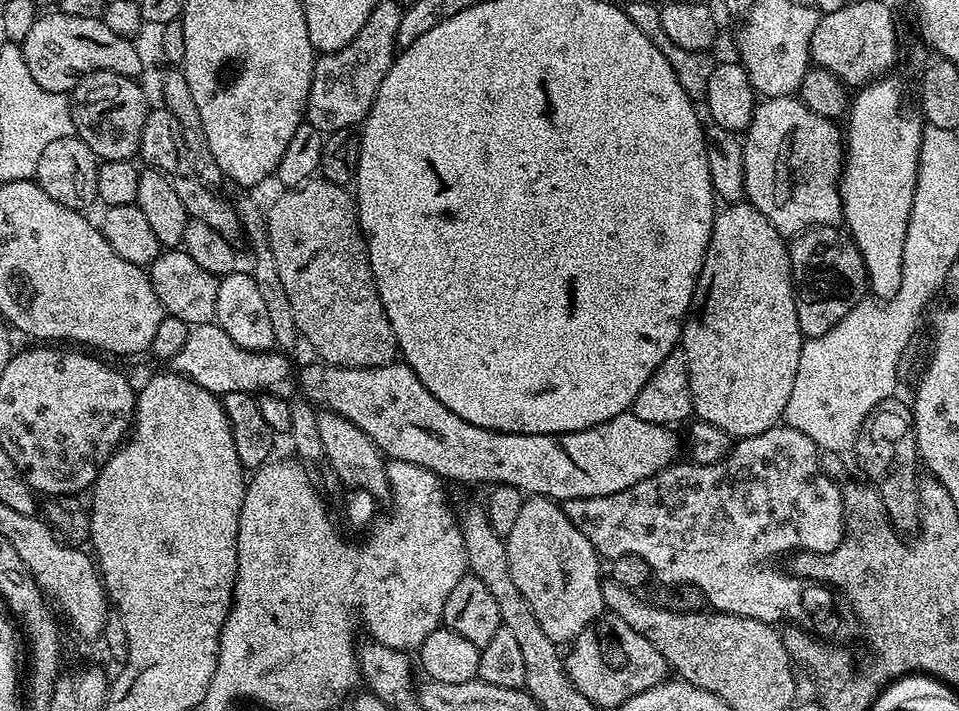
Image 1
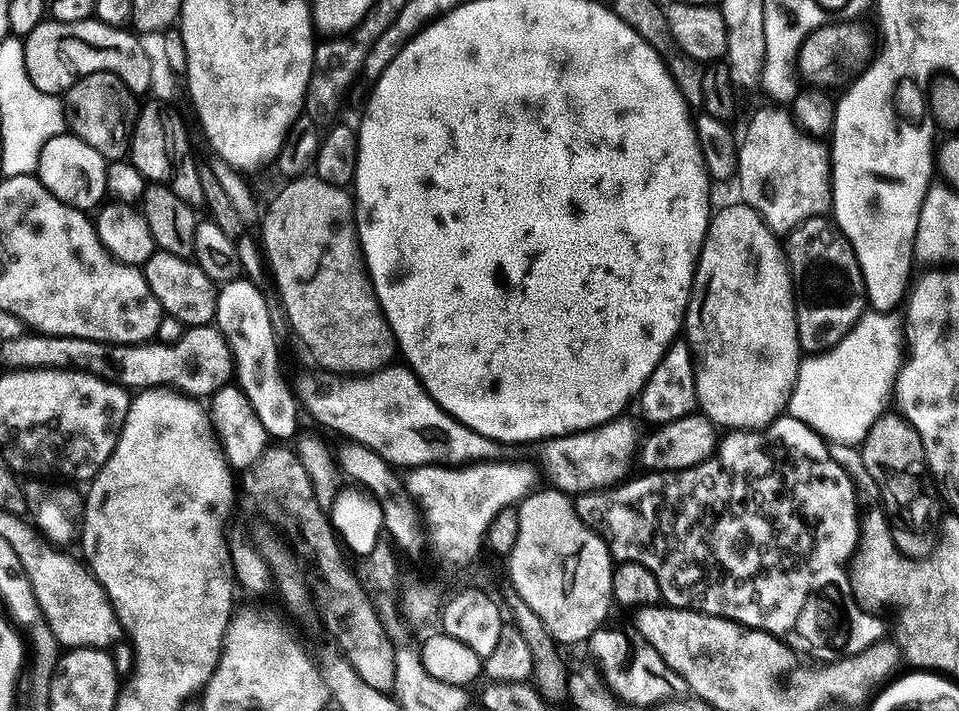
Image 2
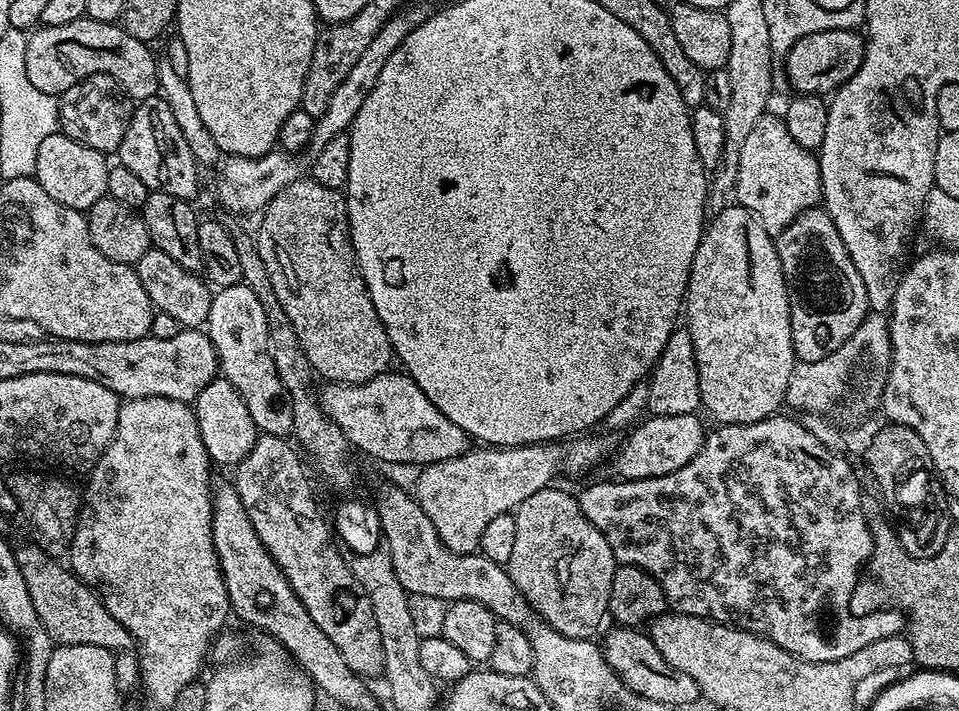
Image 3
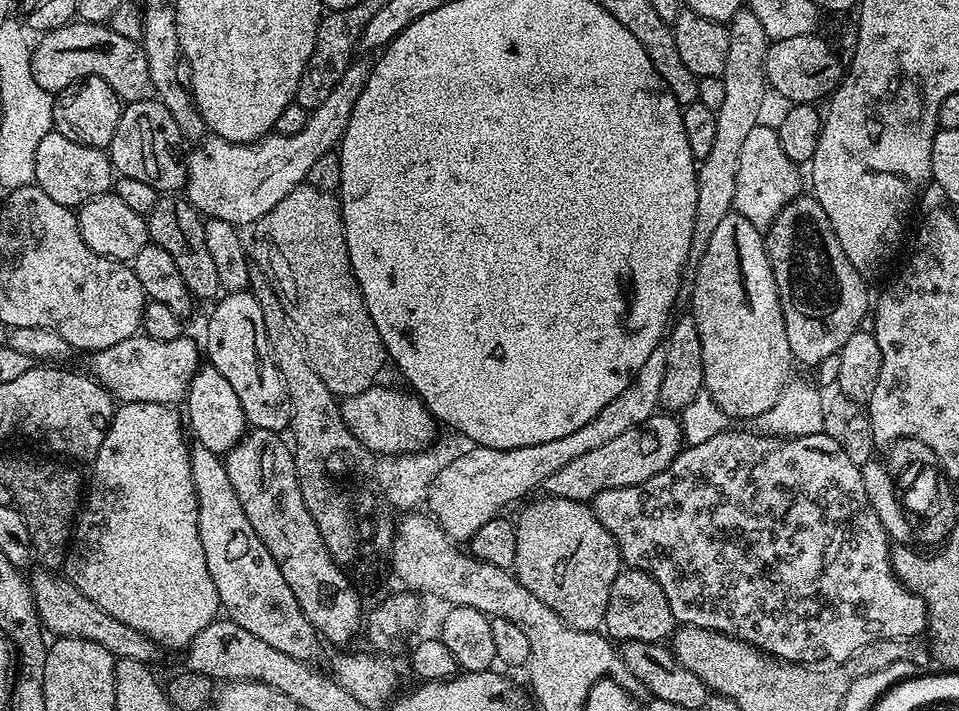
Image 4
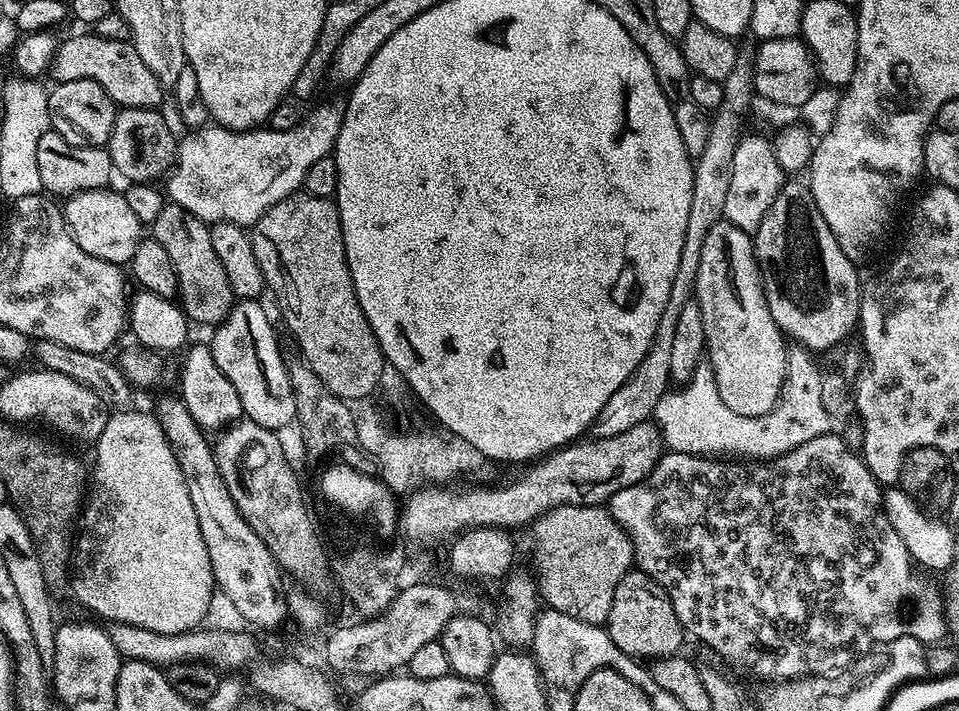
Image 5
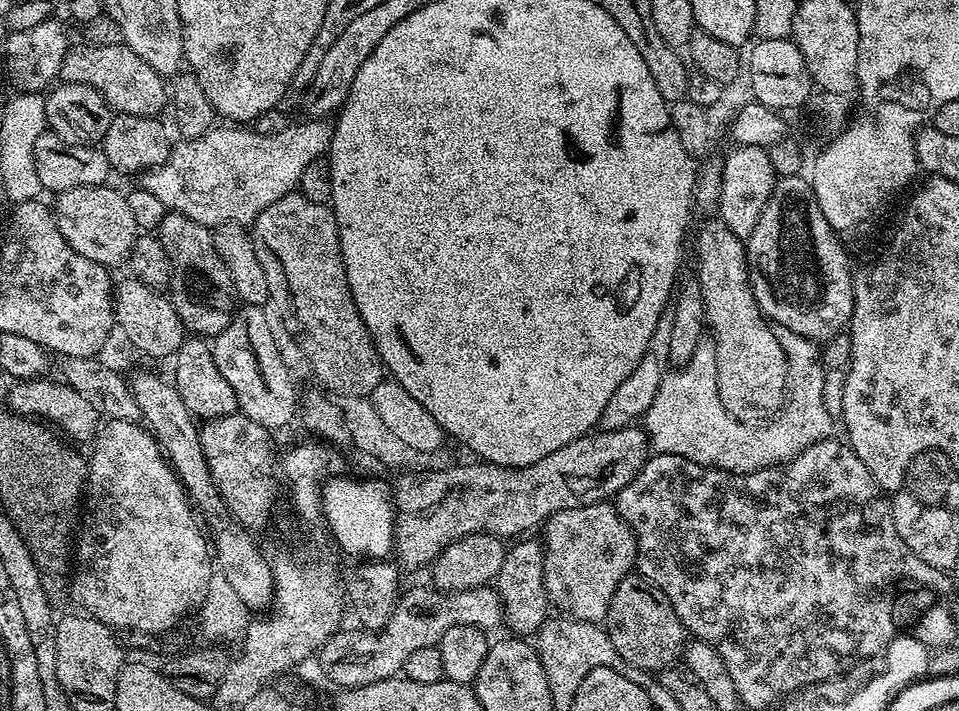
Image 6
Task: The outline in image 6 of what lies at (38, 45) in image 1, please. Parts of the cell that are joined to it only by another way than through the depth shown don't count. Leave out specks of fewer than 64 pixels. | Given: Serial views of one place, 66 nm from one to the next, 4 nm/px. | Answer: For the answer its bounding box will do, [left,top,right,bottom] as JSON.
[59,43,166,117]

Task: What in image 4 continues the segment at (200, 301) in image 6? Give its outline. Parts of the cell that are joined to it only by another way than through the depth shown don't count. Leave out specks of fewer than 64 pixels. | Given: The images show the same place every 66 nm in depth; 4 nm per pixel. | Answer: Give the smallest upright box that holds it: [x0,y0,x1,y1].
[146,194,222,301]

